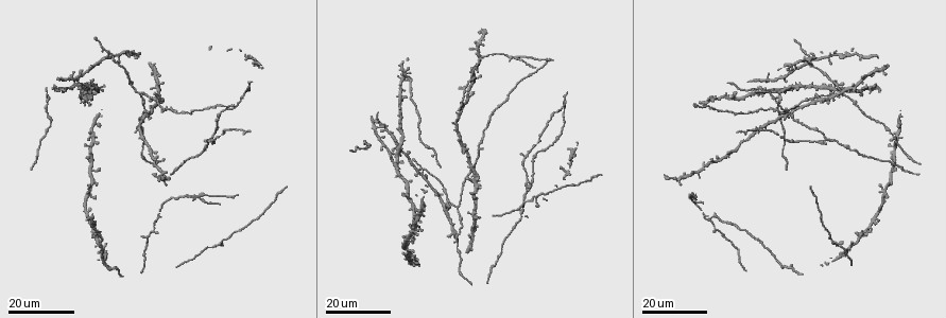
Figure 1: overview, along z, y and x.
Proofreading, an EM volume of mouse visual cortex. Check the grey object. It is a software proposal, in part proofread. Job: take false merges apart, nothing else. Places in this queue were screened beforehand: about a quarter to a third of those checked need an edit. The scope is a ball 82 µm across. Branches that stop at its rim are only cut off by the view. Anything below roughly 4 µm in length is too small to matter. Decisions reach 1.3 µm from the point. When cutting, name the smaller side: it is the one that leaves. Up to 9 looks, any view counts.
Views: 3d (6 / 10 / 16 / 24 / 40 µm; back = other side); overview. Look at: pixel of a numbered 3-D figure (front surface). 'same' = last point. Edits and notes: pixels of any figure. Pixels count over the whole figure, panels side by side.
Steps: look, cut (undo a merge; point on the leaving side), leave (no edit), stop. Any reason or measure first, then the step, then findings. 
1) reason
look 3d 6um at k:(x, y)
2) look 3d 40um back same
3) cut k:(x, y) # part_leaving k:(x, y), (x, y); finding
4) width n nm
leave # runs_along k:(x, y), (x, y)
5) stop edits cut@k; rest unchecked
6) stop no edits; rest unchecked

side arm on a straight run
look 3d 24um at 1:(426, 171)

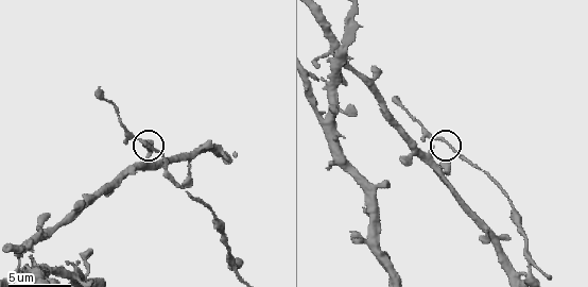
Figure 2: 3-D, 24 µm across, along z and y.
look 3d 6um at 2:(455, 151)

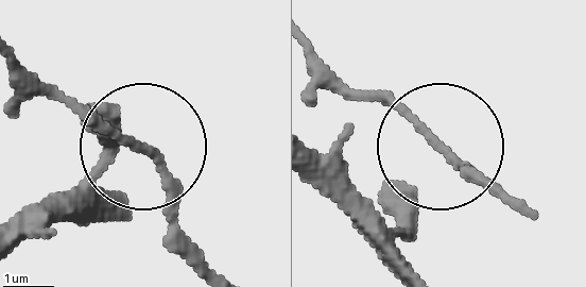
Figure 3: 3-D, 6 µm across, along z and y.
leave # all the same cell

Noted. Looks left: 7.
looks like a crossing
look 3d 24um at 1:(469, 175)

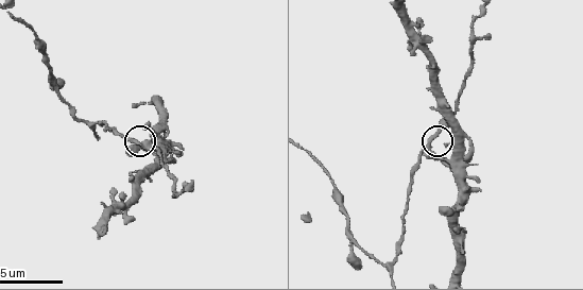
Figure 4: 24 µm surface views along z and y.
closer look
look 3d 10um at 4:(130, 140)

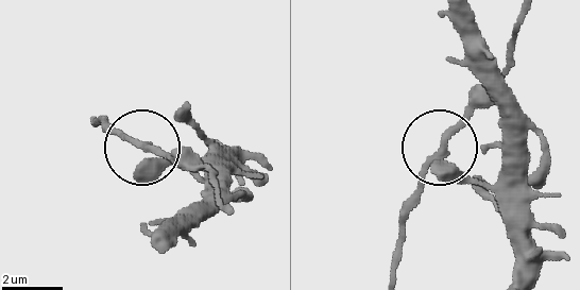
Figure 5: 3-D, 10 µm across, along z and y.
leave # all the same cell

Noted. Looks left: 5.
calibre changes
look 3d 24um at 1:(849, 148)

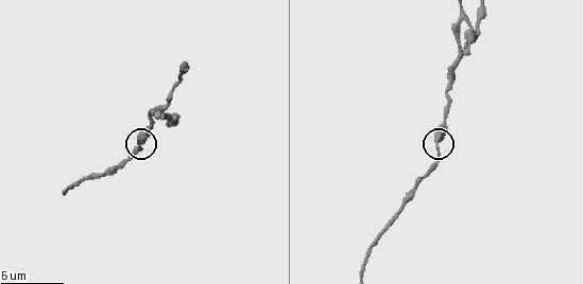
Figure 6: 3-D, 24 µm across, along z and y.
look 3d 6um at 6:(438, 142)

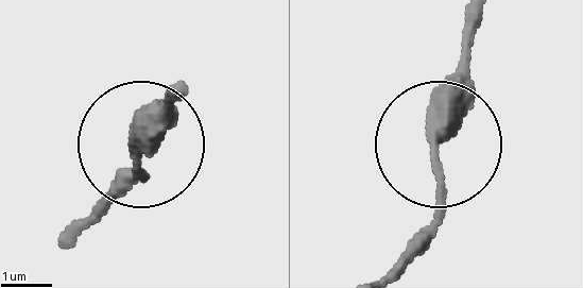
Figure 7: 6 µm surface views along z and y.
leave # runs_along 7:(387, 270), (433, 219), (438, 104), (463, 45); one cell here

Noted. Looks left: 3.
three-way junction
look 3d 16um at 1:(679, 182)

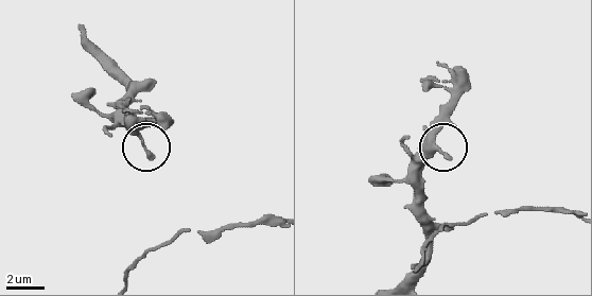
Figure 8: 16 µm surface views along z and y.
closer look
look 3d 6um at 8:(437, 148)

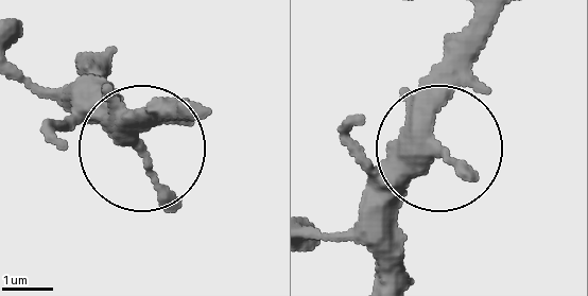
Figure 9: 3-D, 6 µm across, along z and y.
width 290 nm
leave # runs_along 9:(391, 272), (391, 208), (433, 144), (442, 35); one cell here

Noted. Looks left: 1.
stop no edits; rest unchecked

